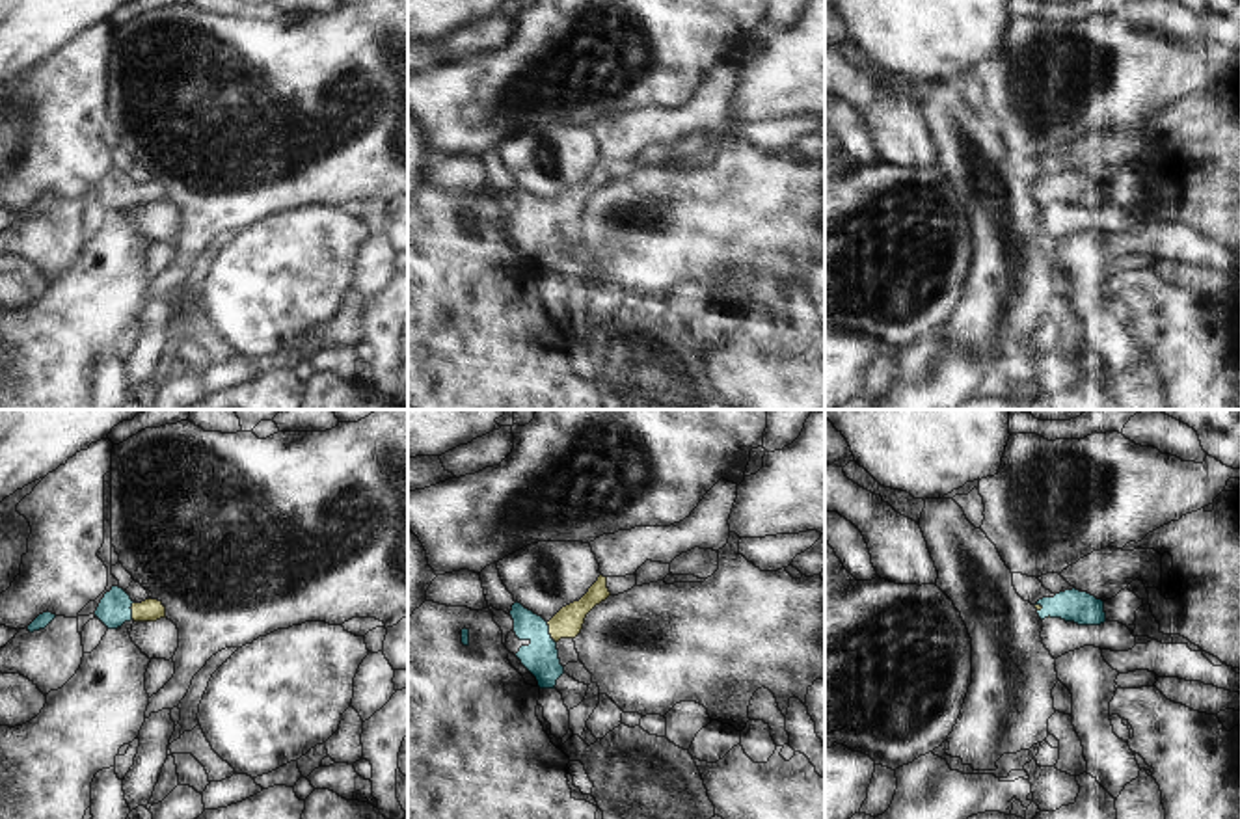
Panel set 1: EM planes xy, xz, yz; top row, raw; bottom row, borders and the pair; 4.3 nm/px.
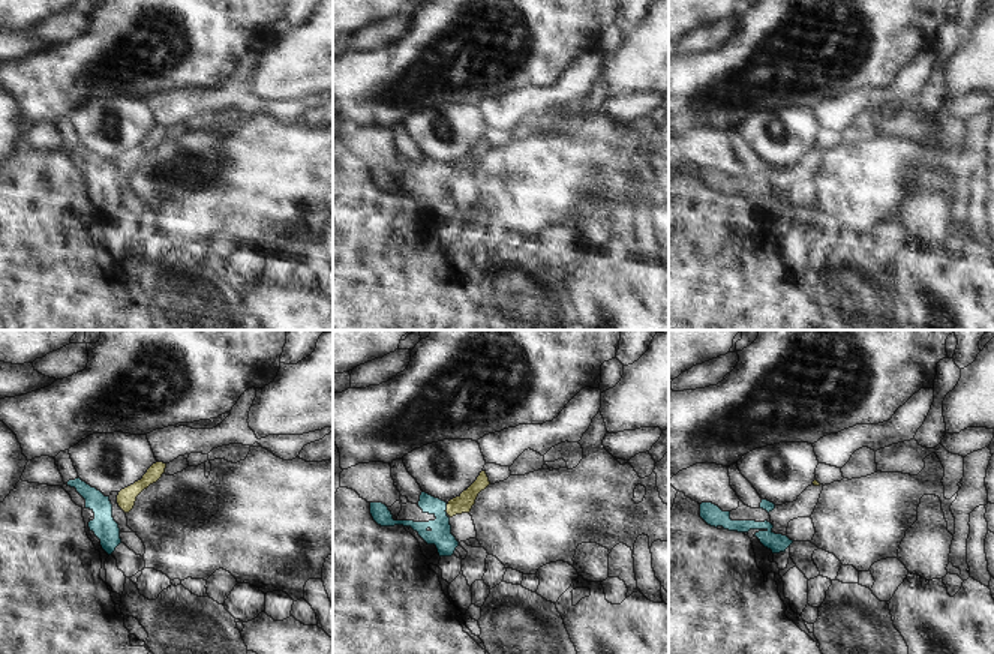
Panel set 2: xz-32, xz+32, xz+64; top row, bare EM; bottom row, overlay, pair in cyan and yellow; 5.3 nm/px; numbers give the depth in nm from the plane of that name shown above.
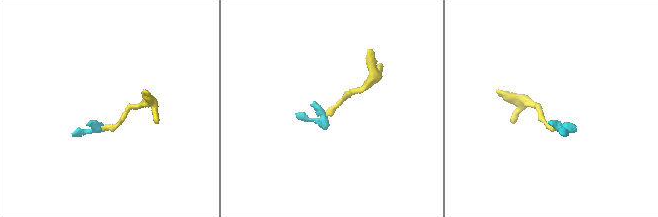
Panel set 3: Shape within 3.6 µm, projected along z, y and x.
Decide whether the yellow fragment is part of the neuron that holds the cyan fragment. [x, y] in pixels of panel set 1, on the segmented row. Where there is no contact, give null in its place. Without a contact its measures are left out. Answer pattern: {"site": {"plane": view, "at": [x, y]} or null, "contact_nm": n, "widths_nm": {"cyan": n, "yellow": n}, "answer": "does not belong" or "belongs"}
{"site": {"plane": "xz", "at": [548, 633]}, "contact_nm": 100, "widths_nm": {"cyan": 160, "yellow": 130}, "answer": "belongs"}

